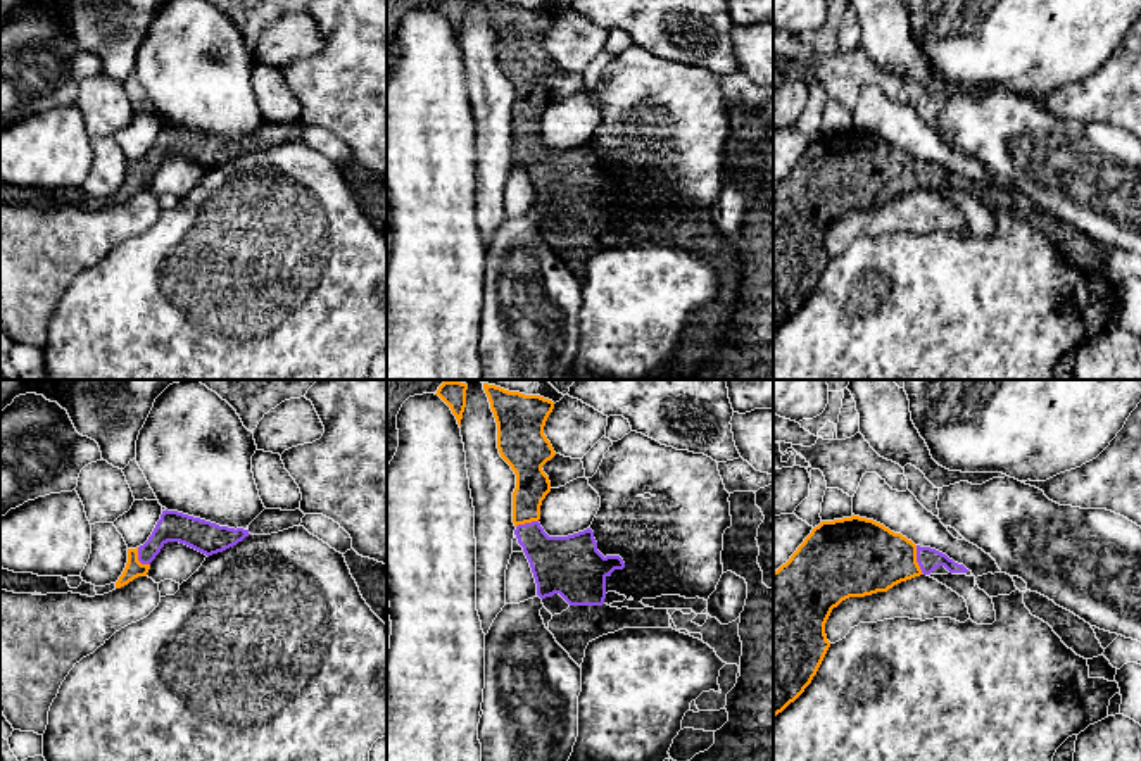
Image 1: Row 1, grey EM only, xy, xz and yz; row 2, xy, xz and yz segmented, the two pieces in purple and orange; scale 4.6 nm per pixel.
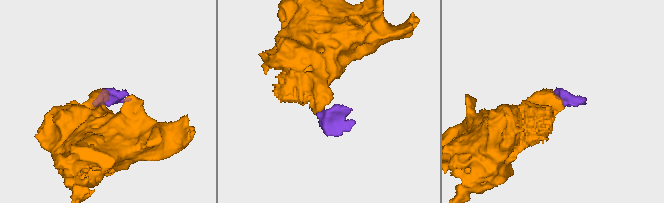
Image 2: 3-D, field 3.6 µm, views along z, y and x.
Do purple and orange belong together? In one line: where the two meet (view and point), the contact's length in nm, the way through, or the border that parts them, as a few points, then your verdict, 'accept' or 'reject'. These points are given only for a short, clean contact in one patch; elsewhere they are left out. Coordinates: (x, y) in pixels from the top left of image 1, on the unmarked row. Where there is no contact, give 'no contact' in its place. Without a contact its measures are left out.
yz (917, 173) | 140 nm | across yz (929, 173), (917, 173), (863, 171) | accept

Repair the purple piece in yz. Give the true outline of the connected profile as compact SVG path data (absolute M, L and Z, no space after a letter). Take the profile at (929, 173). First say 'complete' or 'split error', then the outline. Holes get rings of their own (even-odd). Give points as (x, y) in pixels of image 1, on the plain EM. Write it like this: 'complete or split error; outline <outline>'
split error; outline M860 131L822 135L811 143L791 173L773 185L773 331L794 316L816 288L830 255L825 236L834 221L849 211L887 205L894 198L944 179L967 186L946 167L915 159L884 138Z

